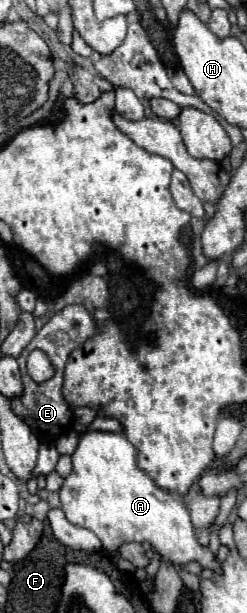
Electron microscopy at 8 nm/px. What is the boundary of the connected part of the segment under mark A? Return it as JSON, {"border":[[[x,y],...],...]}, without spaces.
{"border":[[[86,432],[72,454],[74,468],[60,490],[66,518],[76,526],[92,530],[110,554],[118,554],[118,548],[128,542],[148,542],[172,564],[196,560],[202,568],[222,574],[212,550],[198,542],[184,502],[156,486],[148,472],[138,466],[136,454],[136,448],[122,432]]]}

